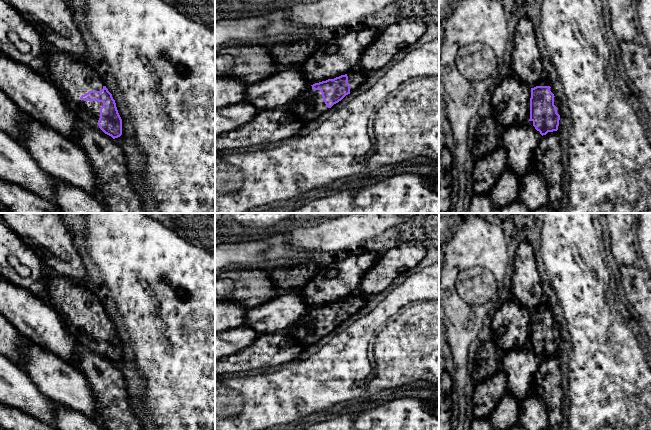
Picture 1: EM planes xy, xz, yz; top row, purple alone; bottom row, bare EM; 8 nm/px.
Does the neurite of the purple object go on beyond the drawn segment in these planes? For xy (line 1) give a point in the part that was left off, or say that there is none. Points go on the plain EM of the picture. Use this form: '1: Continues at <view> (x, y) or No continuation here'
1: Continues at xy (72, 301)

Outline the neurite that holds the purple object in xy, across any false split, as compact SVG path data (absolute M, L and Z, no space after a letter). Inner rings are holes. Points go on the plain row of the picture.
M48 272L47 303L59 315L79 346L113 363L122 359L122 343L115 324L93 289L70 277Z

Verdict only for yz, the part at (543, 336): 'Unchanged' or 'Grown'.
Grown

